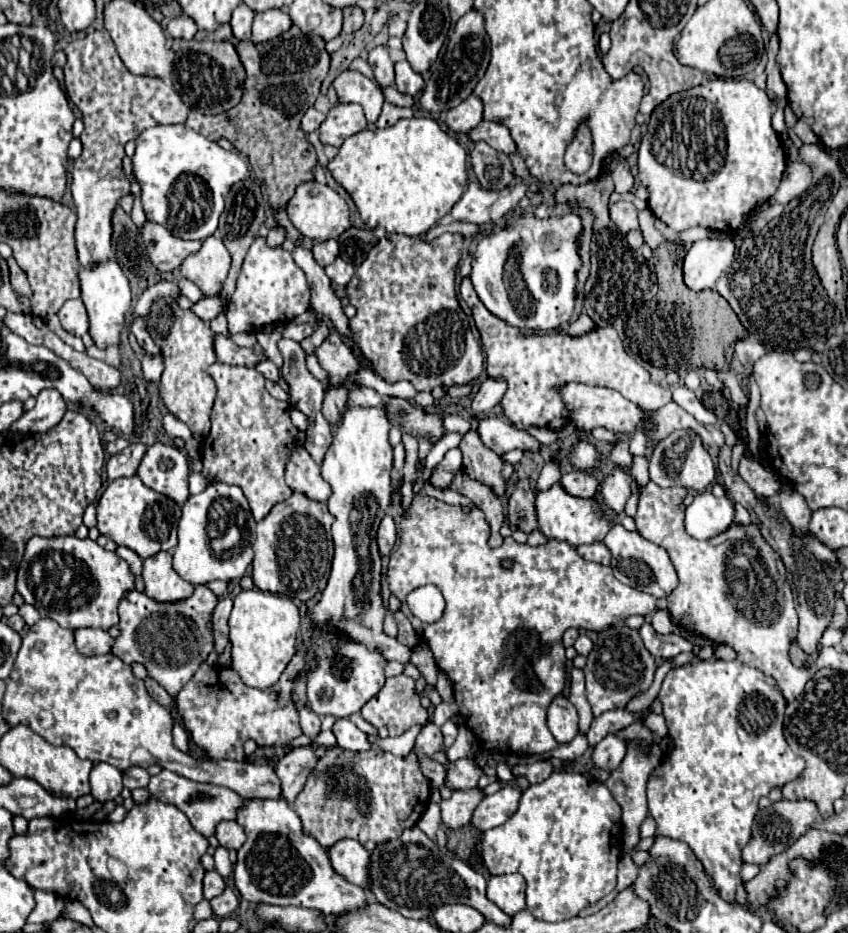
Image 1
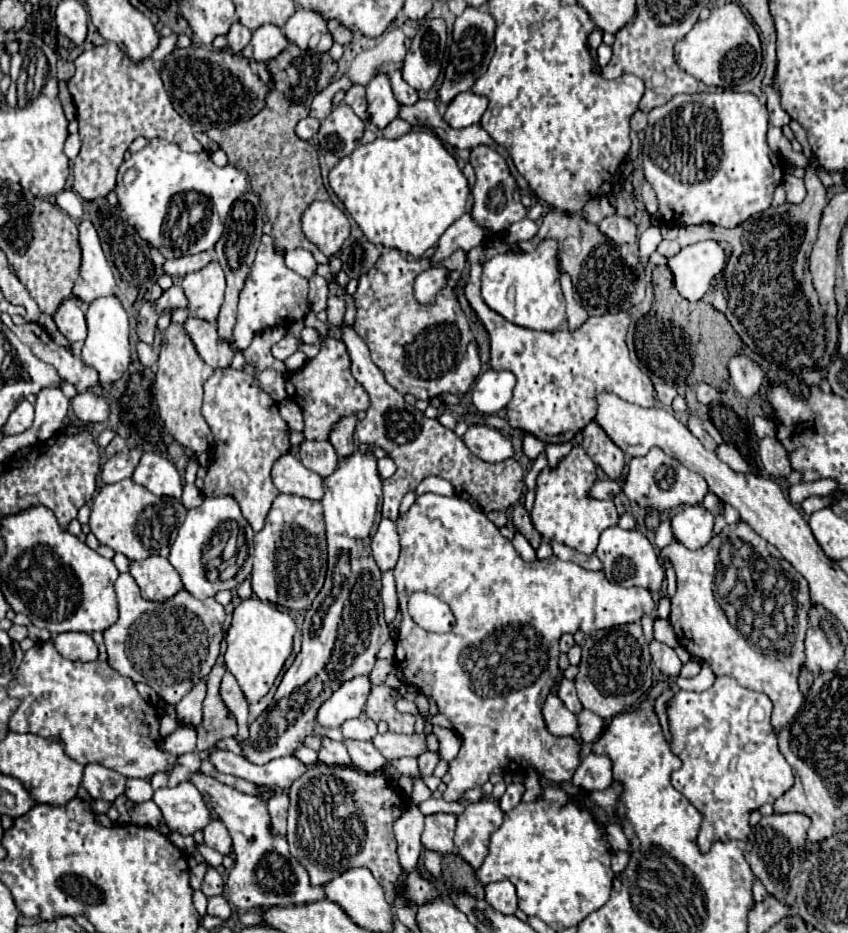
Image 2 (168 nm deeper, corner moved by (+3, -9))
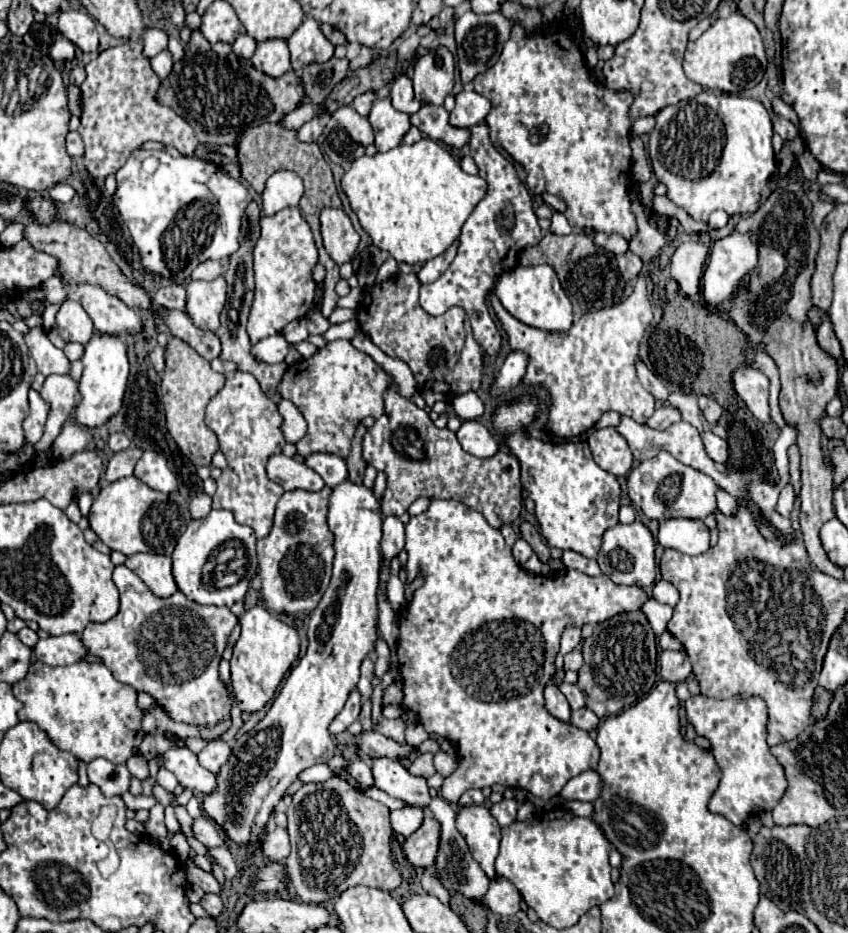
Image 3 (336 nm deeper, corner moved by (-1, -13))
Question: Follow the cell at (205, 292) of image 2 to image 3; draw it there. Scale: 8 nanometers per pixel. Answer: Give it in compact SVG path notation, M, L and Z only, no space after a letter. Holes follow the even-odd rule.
M219 276L211 282L191 280L187 286L187 314L195 326L203 330L219 328L219 314L225 306L225 278Z

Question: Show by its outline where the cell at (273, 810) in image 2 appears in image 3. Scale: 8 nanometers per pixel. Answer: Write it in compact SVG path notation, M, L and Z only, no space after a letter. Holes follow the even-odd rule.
M271 826L265 842L263 842L263 854L269 860L279 860L283 862L289 854L289 834L287 828L281 826Z

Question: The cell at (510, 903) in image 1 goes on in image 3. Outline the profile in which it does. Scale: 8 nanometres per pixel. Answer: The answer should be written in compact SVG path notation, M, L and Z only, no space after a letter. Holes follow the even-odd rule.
M493 878L489 884L489 890L485 894L485 902L491 912L511 916L511 914L519 912L521 896L519 896L517 888L511 882L507 882L505 878Z

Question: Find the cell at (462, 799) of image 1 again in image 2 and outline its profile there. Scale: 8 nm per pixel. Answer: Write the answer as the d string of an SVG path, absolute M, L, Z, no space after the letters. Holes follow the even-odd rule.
M431 814L425 818L425 830L421 836L421 844L425 850L437 852L441 856L453 852L453 834L455 834L457 816L453 814Z

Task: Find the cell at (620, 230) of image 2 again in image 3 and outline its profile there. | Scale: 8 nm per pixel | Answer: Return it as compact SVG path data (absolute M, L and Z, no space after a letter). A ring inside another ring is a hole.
M597 232L595 238L593 238L593 242L595 242L597 246L601 246L601 248L613 252L613 254L623 254L623 252L629 250L629 242L627 242L623 236L619 236L619 234Z

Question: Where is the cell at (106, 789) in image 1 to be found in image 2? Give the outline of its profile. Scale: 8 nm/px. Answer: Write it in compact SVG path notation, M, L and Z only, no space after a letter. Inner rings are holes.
M97 762L87 764L83 772L83 786L95 800L115 800L125 792L127 778Z

